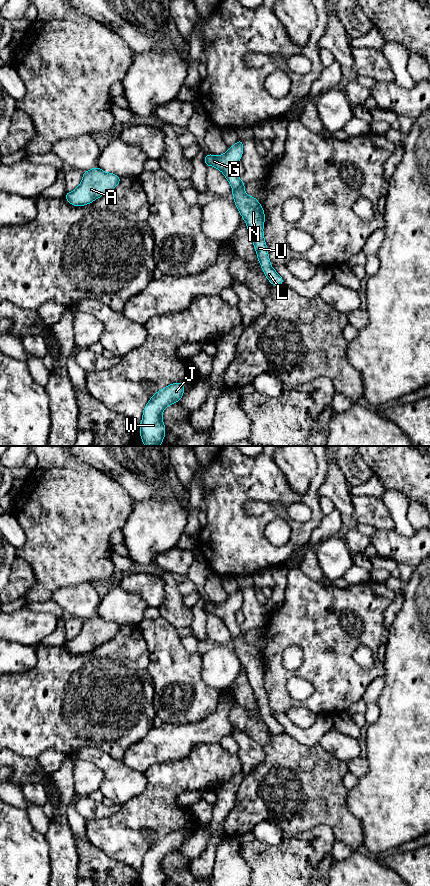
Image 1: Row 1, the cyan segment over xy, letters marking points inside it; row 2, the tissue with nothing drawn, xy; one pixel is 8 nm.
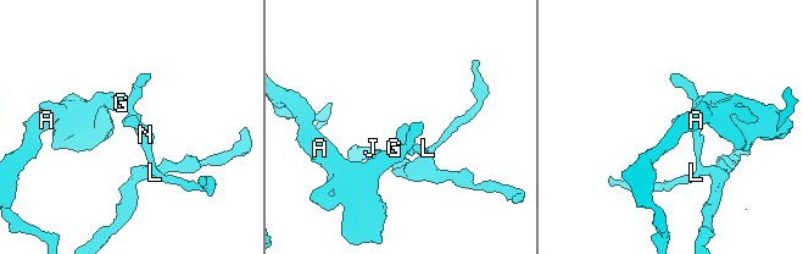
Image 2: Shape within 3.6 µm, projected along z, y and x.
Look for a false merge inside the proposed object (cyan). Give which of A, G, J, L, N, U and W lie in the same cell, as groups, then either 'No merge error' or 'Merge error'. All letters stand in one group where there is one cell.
Groups: A G / J L N U W. Merge error

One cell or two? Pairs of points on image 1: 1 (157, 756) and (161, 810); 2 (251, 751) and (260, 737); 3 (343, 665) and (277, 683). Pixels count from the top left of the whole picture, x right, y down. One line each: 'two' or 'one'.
1: two
2: two
3: one

